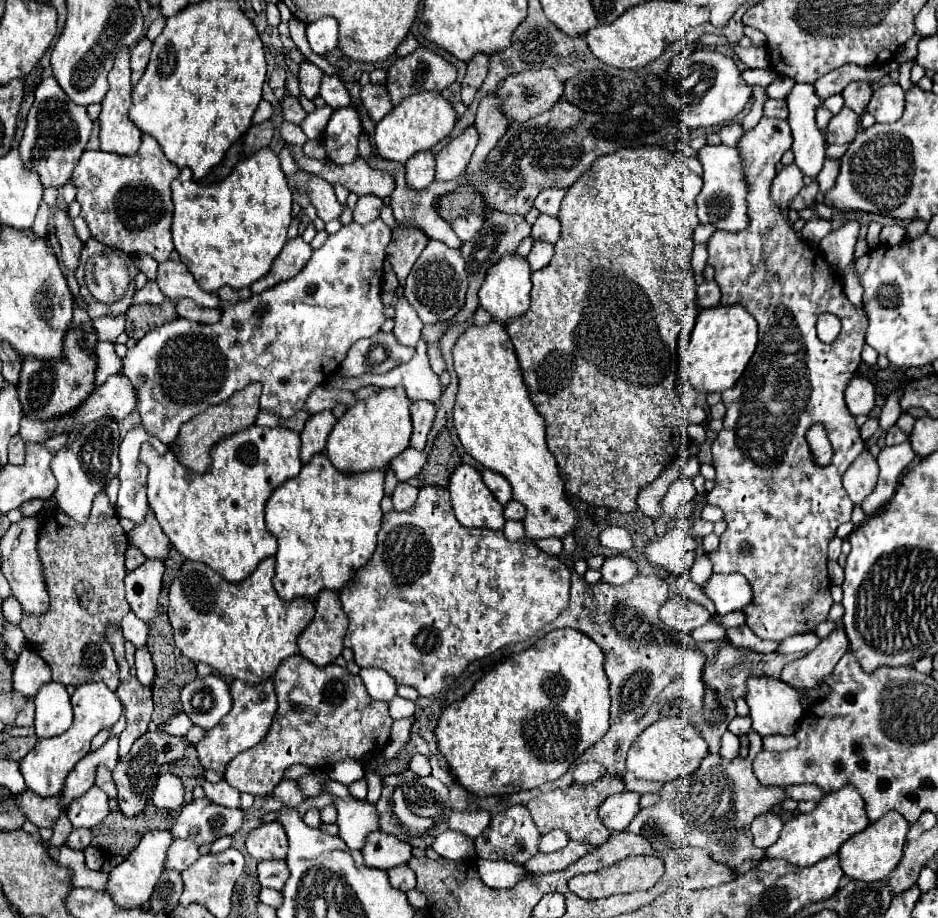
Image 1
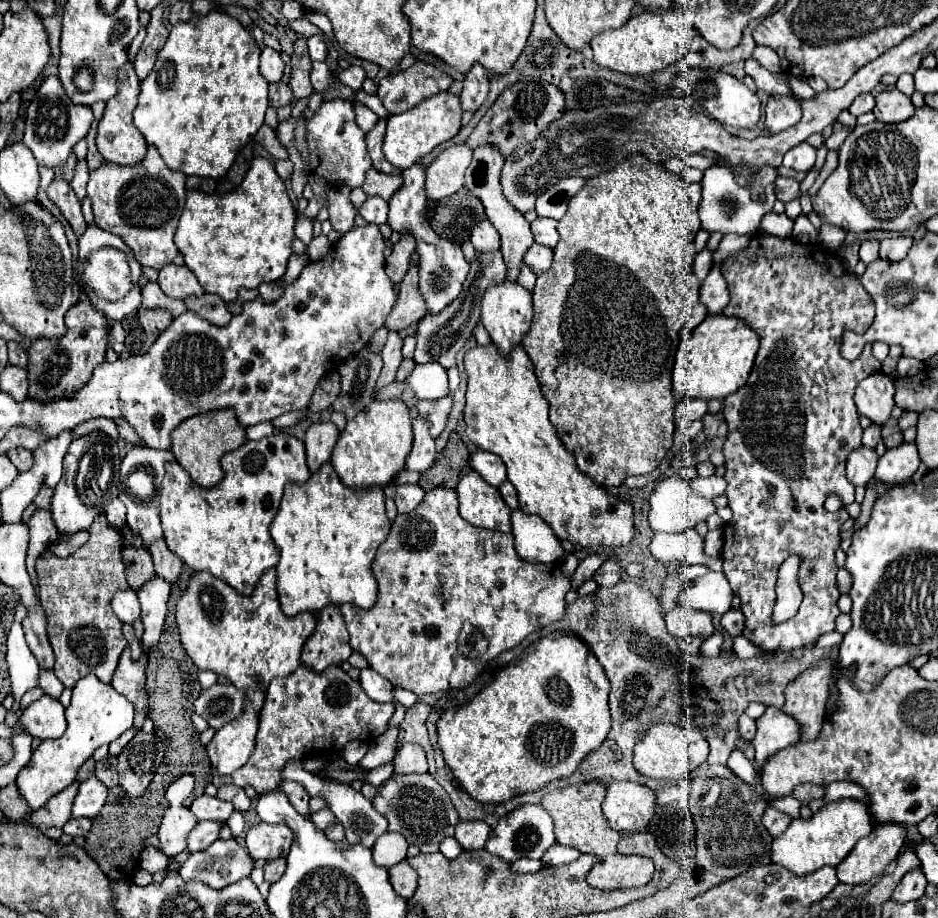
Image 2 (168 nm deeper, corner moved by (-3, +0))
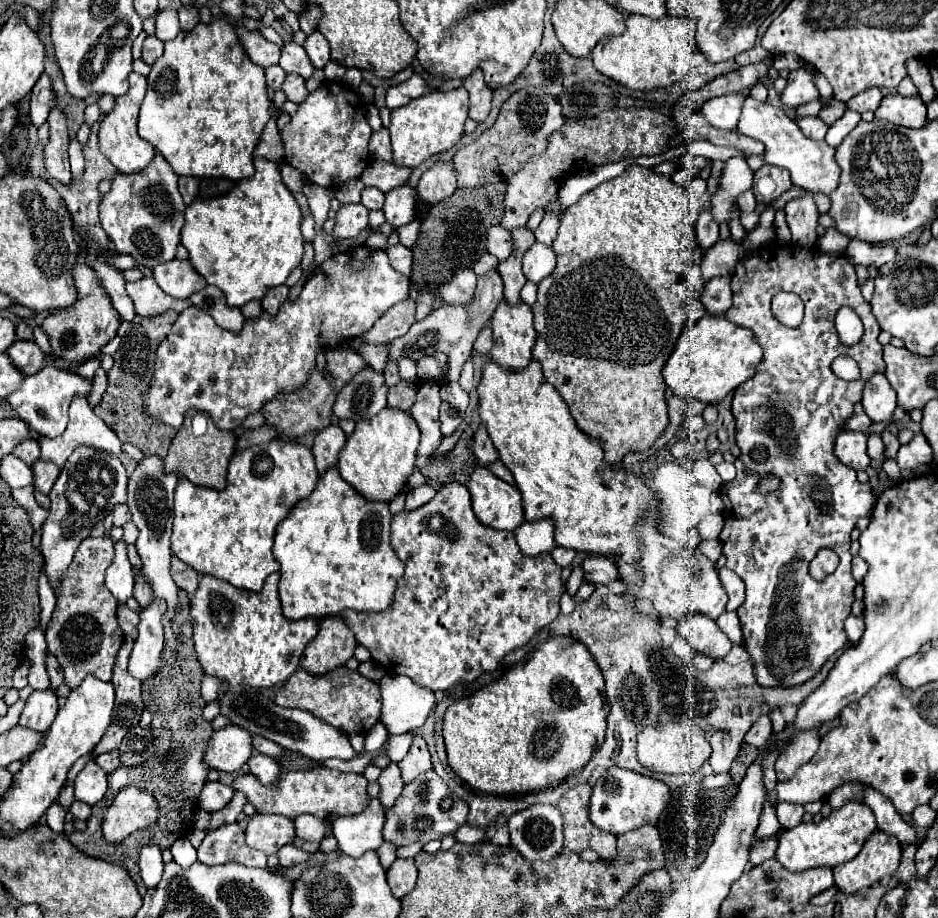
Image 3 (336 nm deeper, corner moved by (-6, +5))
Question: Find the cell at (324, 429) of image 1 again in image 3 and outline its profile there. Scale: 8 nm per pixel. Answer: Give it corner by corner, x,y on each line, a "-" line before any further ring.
327,426
315,436
315,444
311,450
313,450
319,474
323,474
325,470
335,466
337,456
341,452
341,448
345,446
345,440
347,438
339,426

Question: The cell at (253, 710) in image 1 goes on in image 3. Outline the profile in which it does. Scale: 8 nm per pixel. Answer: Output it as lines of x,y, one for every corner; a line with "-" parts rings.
229,724
213,732
203,762
215,770
235,772
241,770
241,766
247,762
251,754
253,754
251,734
245,728

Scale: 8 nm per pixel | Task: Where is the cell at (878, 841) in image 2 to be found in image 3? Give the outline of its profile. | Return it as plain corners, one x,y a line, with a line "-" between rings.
877,830
871,834
863,852
847,864
833,868
835,886
845,894
855,894
877,882
891,878
899,866
901,844
895,836

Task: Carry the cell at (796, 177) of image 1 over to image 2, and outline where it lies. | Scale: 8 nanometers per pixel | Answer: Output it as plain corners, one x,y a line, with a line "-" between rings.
800,143
796,147
792,147
786,155
784,155
784,161
782,165
784,167
790,167
790,169
796,169
800,173
806,173
812,169
816,161
816,149
810,147
808,143

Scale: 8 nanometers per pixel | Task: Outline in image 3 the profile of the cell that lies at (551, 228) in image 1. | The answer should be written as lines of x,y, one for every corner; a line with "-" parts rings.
547,212
541,220
541,224
535,230
535,240
549,246
549,244
553,244
555,236
557,236
557,230
559,230
559,218
555,214

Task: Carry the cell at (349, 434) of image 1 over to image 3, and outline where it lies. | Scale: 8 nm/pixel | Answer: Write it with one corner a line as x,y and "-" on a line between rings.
383,408
373,418
361,420
355,432
347,438
339,452
339,474
349,482
365,500
391,502
403,490
407,478
415,470
415,452
419,446
419,428
409,412

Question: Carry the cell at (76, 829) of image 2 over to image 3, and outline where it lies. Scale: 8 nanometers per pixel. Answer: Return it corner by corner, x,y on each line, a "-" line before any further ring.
75,800
69,810
71,810
71,814
73,814
75,818
79,818
79,820
87,820
89,814
91,814
91,806
87,806
87,804
79,802
79,800

